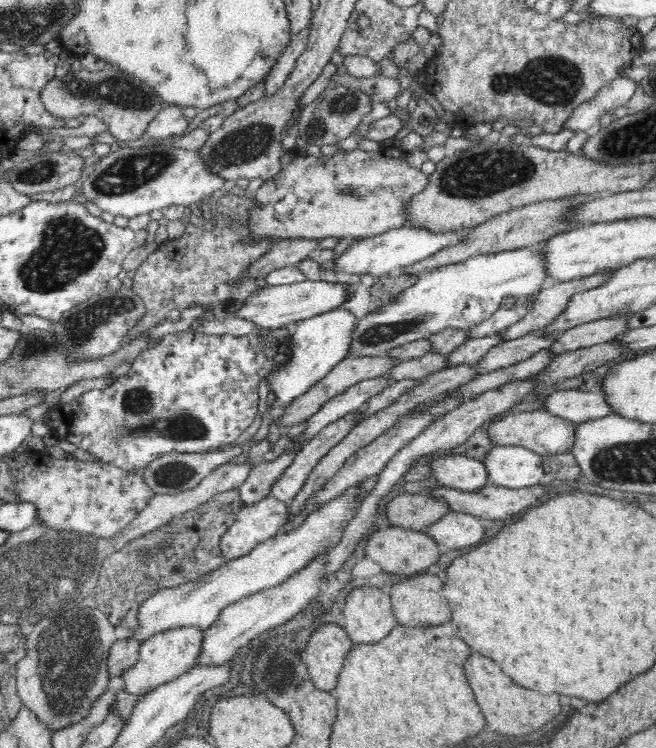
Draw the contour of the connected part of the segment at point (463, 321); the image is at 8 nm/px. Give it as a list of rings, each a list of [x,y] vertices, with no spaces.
[[[535,247],[480,254],[464,262],[440,266],[427,274],[418,275],[417,281],[401,290],[390,304],[356,322],[348,354],[384,357],[402,344],[429,338],[446,328],[470,330],[492,317],[504,296],[528,298],[533,302],[547,276],[545,256]]]

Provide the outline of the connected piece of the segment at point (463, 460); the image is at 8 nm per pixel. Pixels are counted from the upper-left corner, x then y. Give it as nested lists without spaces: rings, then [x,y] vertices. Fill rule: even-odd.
[[[456,454],[430,460],[433,477],[443,484],[462,492],[474,492],[487,484],[484,462]]]

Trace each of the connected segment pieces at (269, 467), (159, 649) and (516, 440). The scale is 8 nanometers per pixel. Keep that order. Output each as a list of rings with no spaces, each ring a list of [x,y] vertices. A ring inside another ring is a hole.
[[[288,452],[288,454],[278,456],[272,462],[256,465],[254,469],[250,470],[248,478],[237,487],[235,491],[237,498],[240,498],[244,505],[251,505],[264,497],[268,497],[272,484],[284,474],[284,470],[288,466],[294,463],[297,454],[297,452]]]
[[[196,626],[171,628],[153,634],[140,643],[137,662],[130,668],[126,668],[121,675],[125,682],[124,689],[126,691],[134,695],[144,696],[153,688],[182,676],[182,674],[196,666],[203,643],[203,630]]]
[[[546,410],[502,414],[489,424],[488,438],[495,446],[522,446],[540,456],[566,453],[574,442],[575,425],[569,420],[554,416]]]

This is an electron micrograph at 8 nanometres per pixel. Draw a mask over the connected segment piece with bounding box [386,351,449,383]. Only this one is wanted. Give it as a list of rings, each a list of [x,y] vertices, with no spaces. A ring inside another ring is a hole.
[[[432,351],[425,356],[412,358],[406,362],[398,363],[386,374],[393,383],[400,380],[424,380],[429,374],[448,367],[447,356],[434,354]]]

